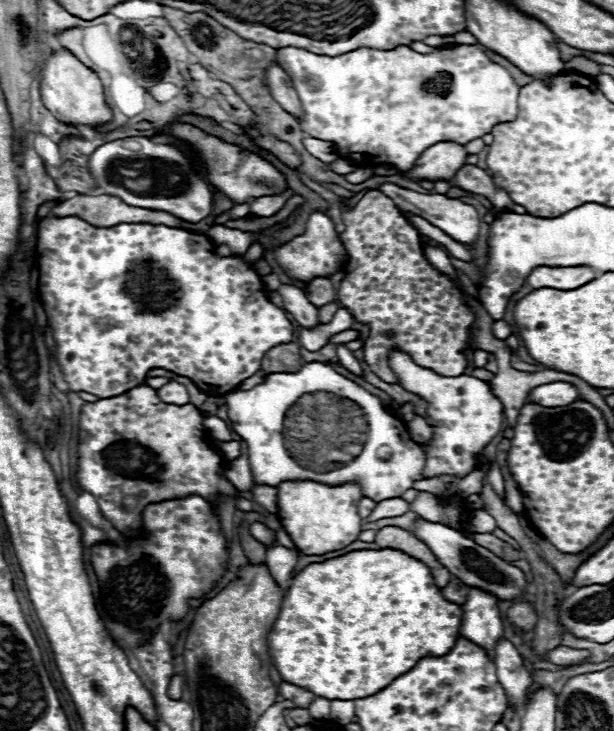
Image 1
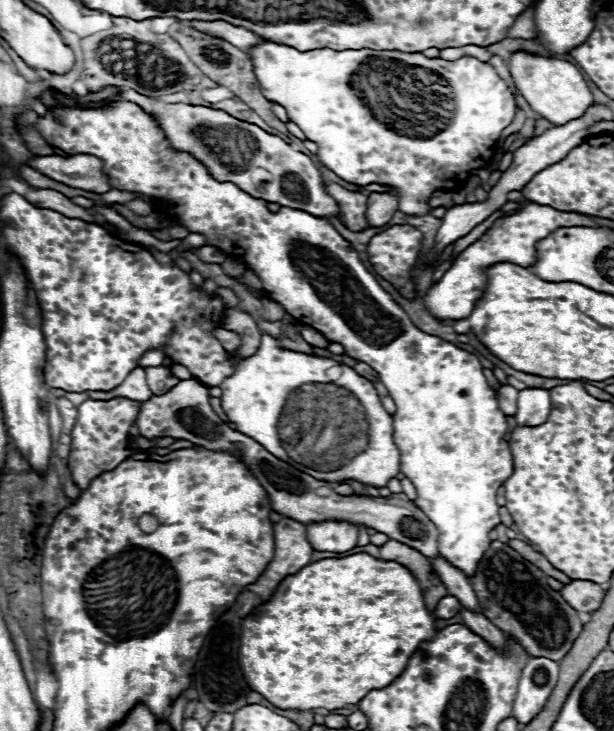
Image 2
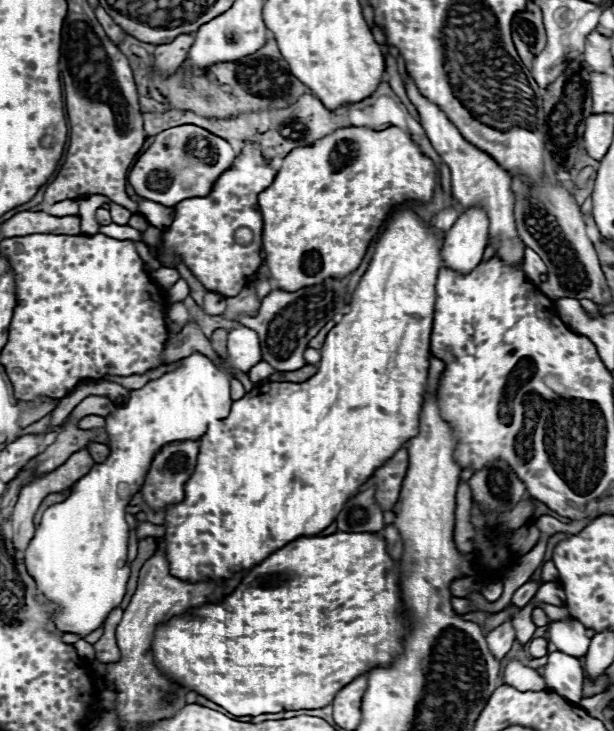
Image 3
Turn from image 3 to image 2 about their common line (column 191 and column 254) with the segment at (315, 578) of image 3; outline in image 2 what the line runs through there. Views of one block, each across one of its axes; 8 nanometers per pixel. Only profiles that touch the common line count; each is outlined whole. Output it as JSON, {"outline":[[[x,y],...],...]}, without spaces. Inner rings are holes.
{"outline":[[[364,552],[346,558],[324,558],[286,576],[274,596],[244,618],[240,632],[240,668],[244,670],[246,682],[278,708],[338,710],[358,704],[370,690],[392,684],[404,672],[418,644],[432,640],[436,632],[436,618],[424,604],[422,588],[402,564]]]}

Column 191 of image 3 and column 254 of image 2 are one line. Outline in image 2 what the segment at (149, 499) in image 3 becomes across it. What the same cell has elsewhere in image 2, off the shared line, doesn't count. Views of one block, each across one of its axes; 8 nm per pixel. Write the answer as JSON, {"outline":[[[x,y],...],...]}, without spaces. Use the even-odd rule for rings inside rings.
{"outline":[[[196,378],[180,380],[170,392],[152,396],[142,402],[140,414],[136,420],[138,434],[144,436],[152,448],[156,448],[156,438],[176,438],[188,440],[196,446],[204,446],[206,450],[230,452],[238,460],[242,460],[248,470],[256,476],[260,486],[266,490],[270,506],[274,512],[292,518],[296,522],[322,522],[322,520],[346,520],[352,524],[364,524],[374,528],[376,532],[384,532],[388,538],[396,538],[406,546],[420,550],[426,558],[436,558],[438,552],[438,528],[424,516],[424,512],[408,500],[404,494],[392,494],[388,498],[372,498],[372,496],[340,496],[336,494],[328,482],[316,480],[288,462],[278,460],[268,450],[264,450],[256,440],[244,436],[238,430],[232,430],[226,422],[222,422],[210,406],[208,386],[198,382]]]}

